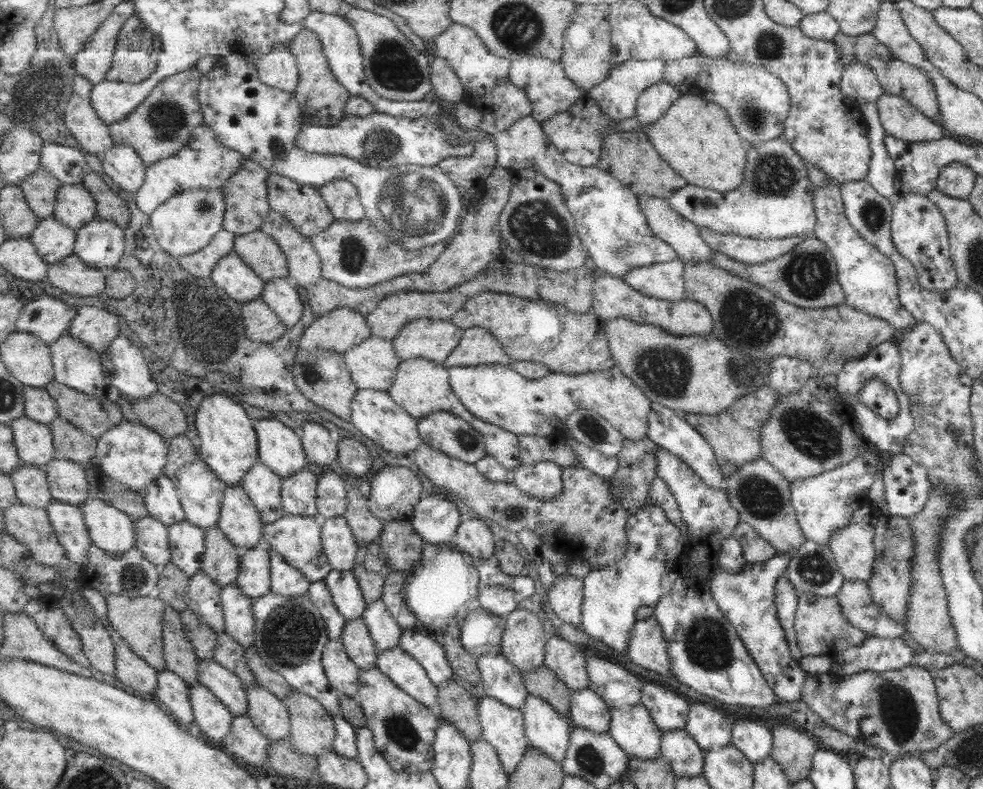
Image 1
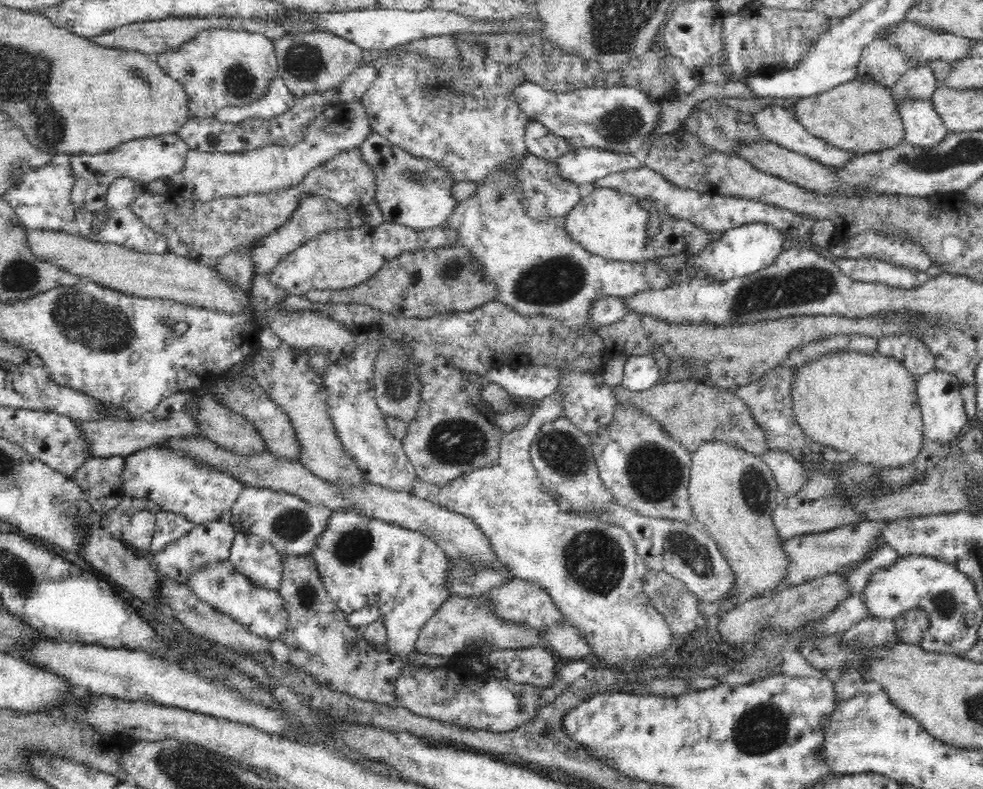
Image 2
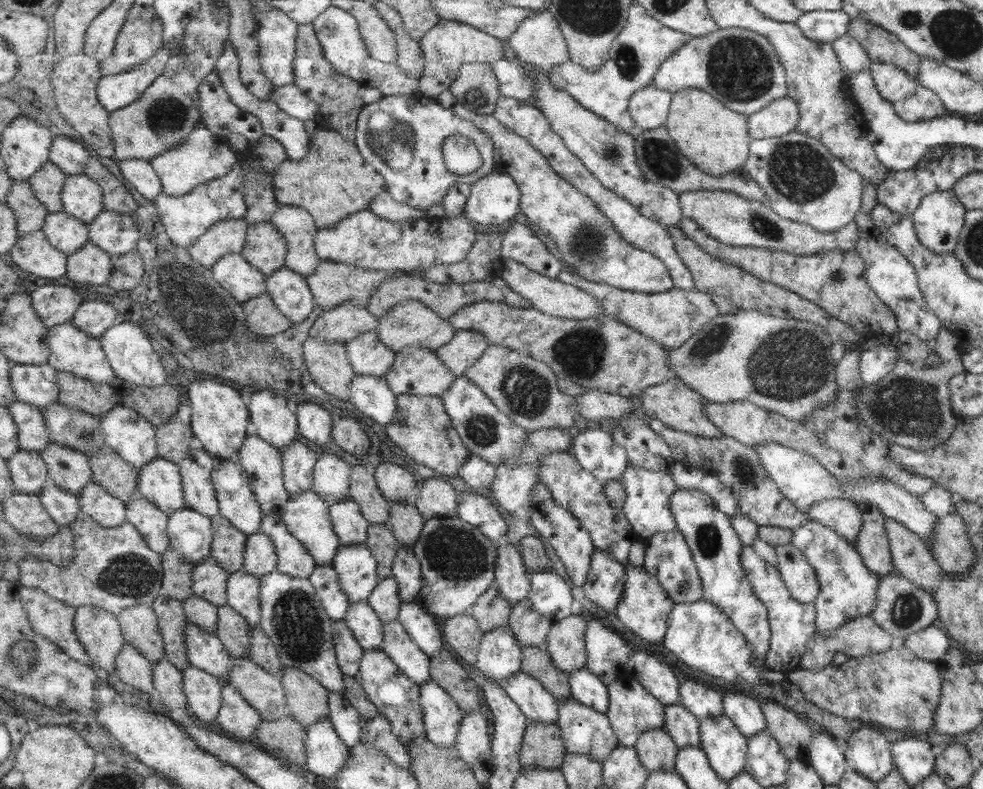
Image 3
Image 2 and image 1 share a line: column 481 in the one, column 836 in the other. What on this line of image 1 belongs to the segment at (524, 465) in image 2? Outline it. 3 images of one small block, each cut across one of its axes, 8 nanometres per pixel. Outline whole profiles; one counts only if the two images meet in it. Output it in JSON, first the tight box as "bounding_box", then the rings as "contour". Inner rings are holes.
{"bounding_box":[790,444,878,545],"contour":[[[867,444],[859,456],[833,470],[790,482],[790,503],[804,539],[827,545],[831,533],[847,525],[854,510],[864,504],[870,505],[867,491],[873,482],[878,453],[873,446]]]}

